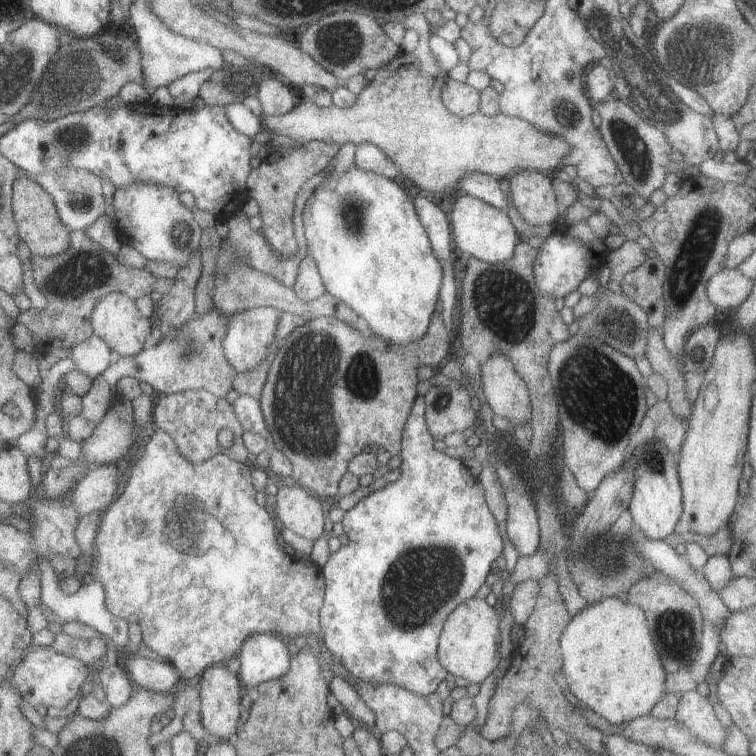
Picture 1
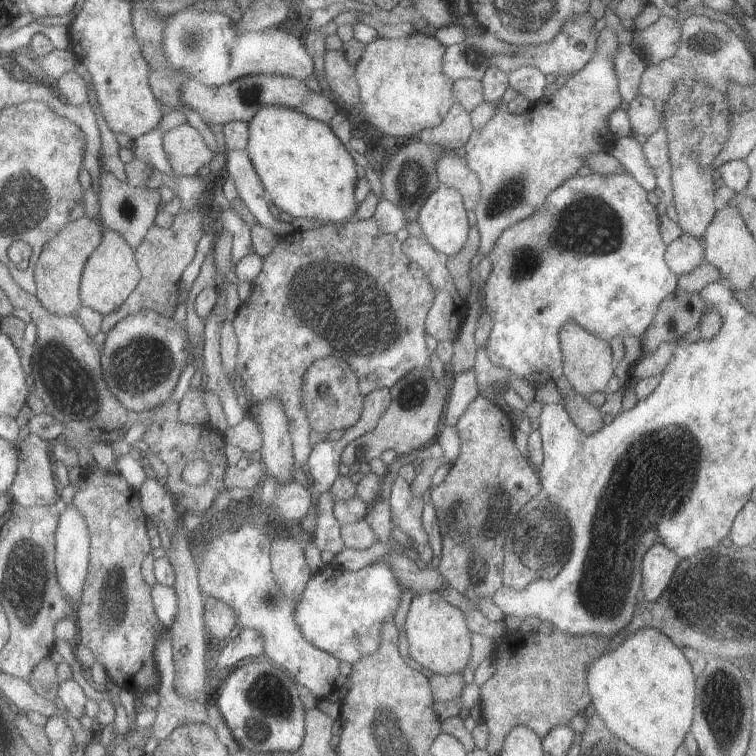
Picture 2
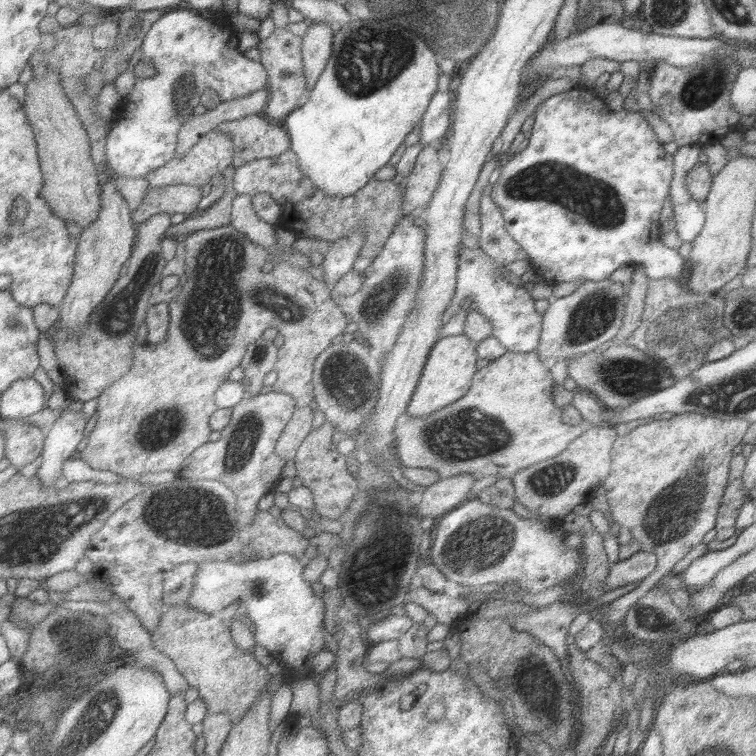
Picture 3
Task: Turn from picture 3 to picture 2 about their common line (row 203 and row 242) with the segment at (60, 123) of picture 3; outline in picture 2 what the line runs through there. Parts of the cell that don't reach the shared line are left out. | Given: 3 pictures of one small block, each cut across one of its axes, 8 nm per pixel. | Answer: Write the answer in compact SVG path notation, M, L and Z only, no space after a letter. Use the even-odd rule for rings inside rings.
M85 214L81 220L67 224L55 238L45 244L39 266L37 266L37 282L39 282L39 300L57 316L73 316L83 308L81 284L85 276L85 268L89 258L97 252L101 242L105 240L105 226L101 220Z

